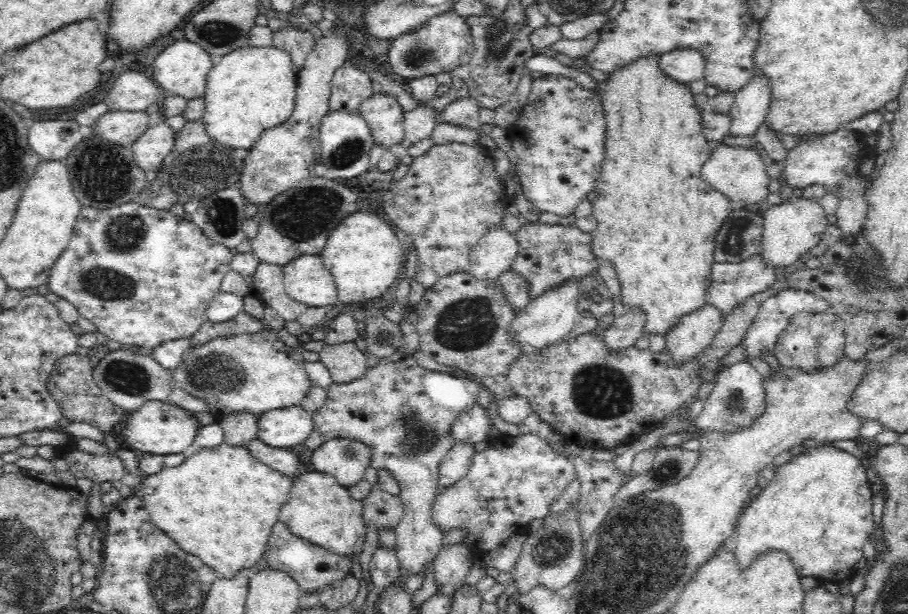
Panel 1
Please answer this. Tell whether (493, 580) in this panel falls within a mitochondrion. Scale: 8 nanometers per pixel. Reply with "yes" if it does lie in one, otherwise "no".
no

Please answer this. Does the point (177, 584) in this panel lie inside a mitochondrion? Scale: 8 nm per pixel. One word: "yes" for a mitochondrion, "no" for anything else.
yes

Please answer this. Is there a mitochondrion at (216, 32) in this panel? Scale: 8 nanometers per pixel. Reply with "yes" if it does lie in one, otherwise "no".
yes

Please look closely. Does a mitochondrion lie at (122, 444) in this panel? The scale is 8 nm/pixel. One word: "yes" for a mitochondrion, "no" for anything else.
no

